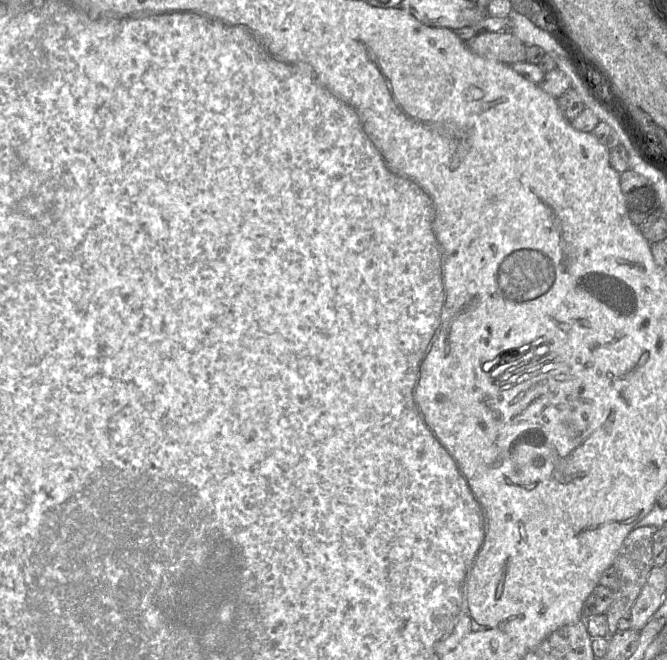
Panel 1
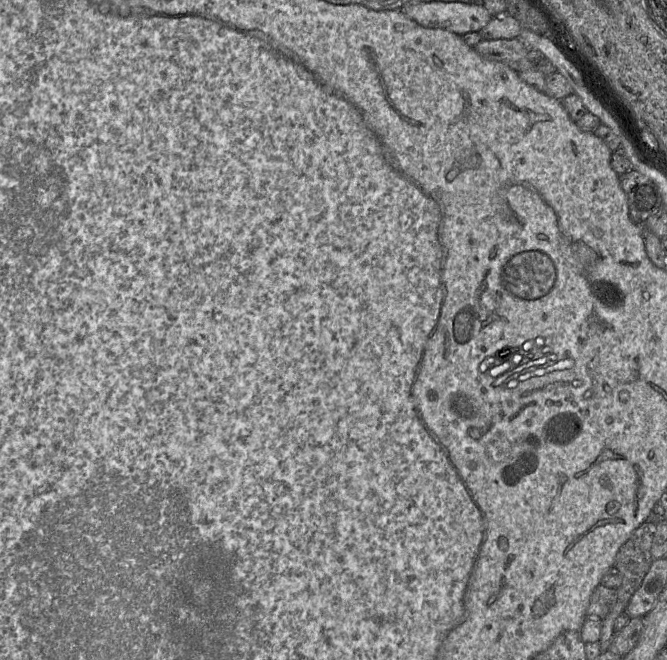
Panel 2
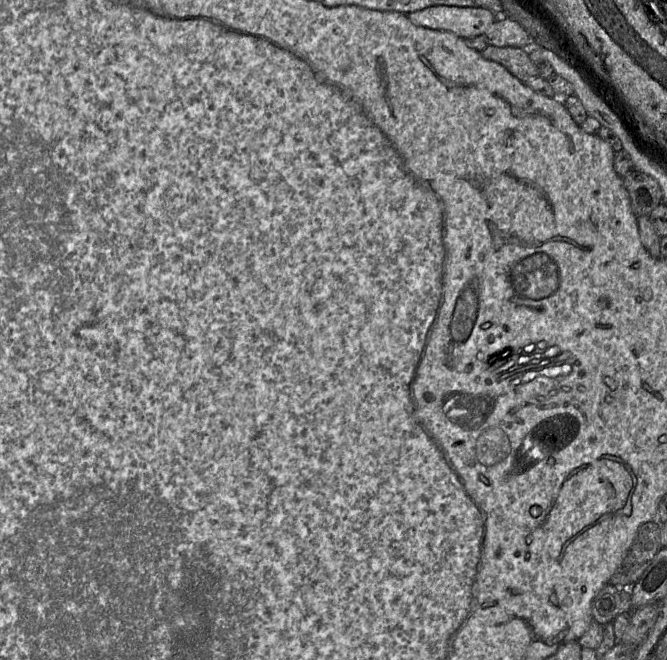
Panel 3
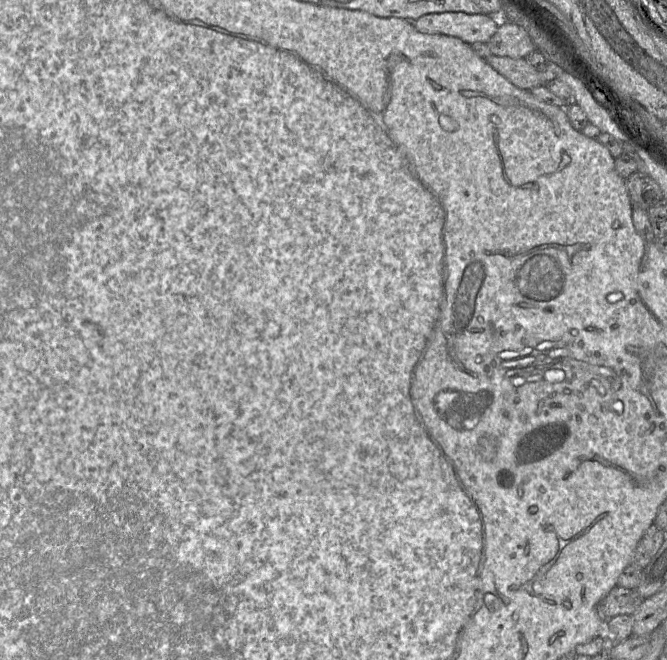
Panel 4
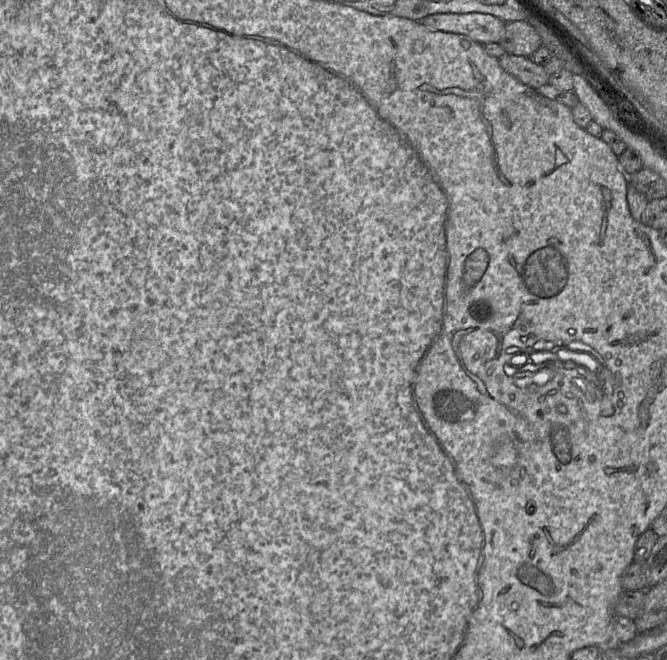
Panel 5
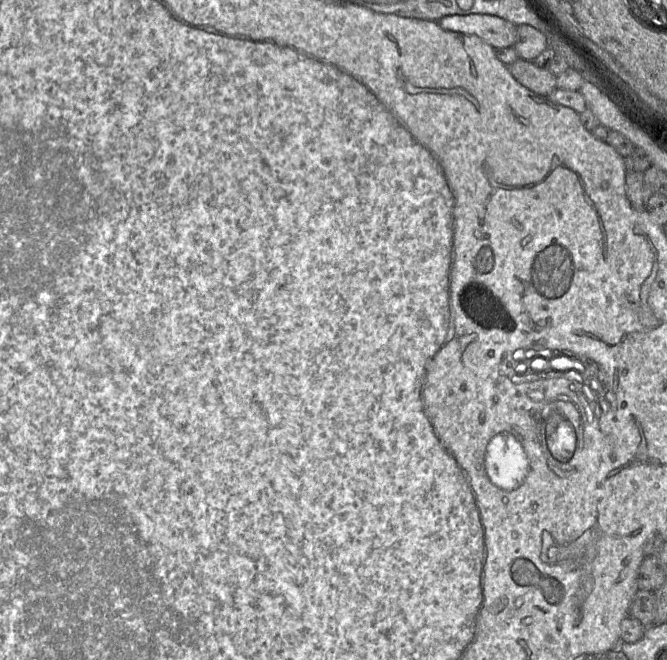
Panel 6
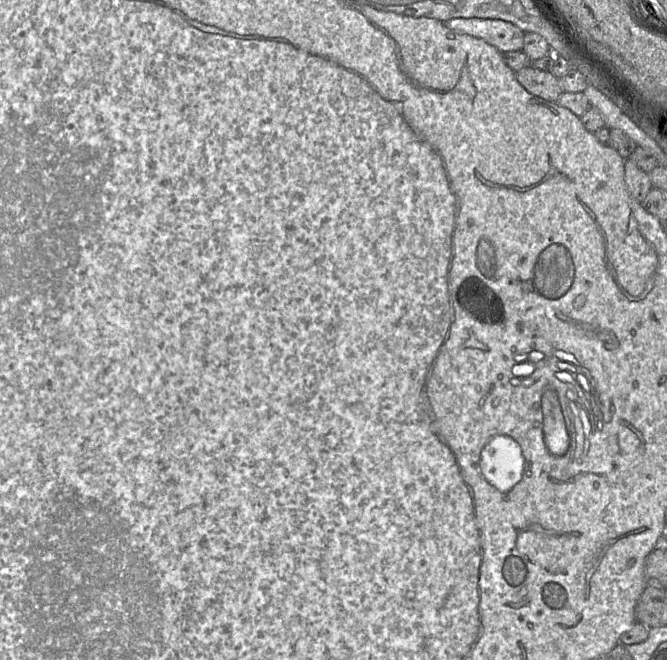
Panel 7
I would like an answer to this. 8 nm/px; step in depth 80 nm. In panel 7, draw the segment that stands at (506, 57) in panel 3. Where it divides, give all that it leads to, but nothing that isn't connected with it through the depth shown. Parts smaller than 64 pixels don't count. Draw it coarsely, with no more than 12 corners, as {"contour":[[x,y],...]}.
{"contour":[[528,66],[515,76],[527,92],[556,102],[563,93],[549,71]]}

